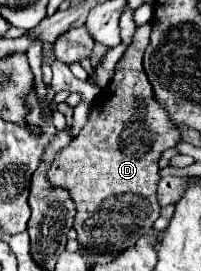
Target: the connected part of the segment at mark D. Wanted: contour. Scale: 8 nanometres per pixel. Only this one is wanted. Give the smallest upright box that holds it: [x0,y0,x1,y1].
[47,25,179,255]

